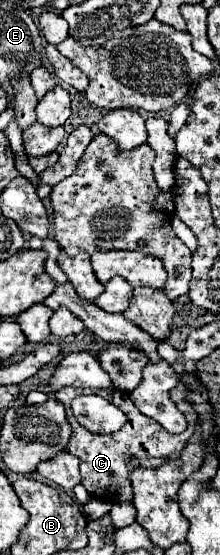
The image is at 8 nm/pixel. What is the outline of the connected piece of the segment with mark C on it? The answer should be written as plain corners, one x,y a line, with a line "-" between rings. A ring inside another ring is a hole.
179,383
173,389
173,401
177,403
177,407
181,407
181,413
185,415
189,427
187,431
183,431
181,435
171,435
167,429
163,429
157,421
151,421
151,417
145,417
143,413
139,413
139,409
135,409
133,401
129,399
129,393
117,391
115,387
111,389
93,389
93,393
105,397
107,401
115,403
117,407
121,407
121,411
127,415
127,425
121,427
121,431
107,435
107,437
97,437
93,433
89,433
85,427
79,425
79,421
73,417
71,413
71,401
73,397
77,397
79,393
91,393
91,389
75,389
75,387
63,387
55,393
55,399
61,401
67,409
67,419
73,425
73,433
71,433
71,441
67,445
67,453
75,455
81,459
81,485
89,491
91,497
107,501
107,503
119,503
119,501
133,501
133,489
129,483
129,475
133,469
147,469
147,467
157,467
163,465
167,459
179,459
183,447
187,445
187,441
191,439
191,435
195,433
197,425
199,425
199,417
195,415
195,405
191,405
191,401
187,401
187,383

